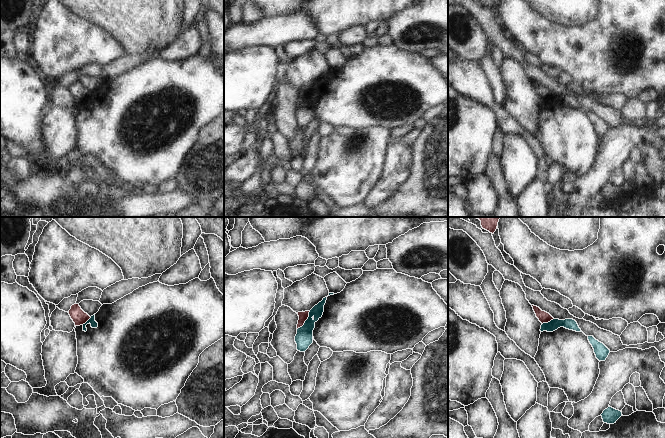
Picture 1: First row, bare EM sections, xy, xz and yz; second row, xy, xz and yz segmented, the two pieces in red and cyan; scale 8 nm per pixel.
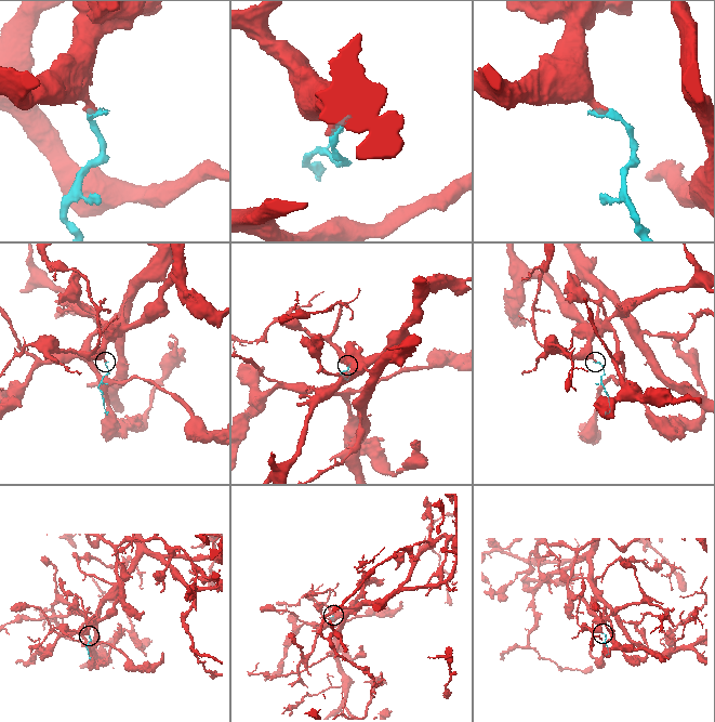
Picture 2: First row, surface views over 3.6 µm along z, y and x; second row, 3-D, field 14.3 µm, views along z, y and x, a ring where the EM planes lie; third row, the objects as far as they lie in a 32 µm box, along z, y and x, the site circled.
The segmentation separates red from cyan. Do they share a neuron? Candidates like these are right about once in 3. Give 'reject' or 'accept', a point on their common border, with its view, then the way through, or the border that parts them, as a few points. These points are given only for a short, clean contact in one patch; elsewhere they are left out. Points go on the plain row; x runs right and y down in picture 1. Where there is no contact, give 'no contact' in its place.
reject; contact xz (305, 96); border xz (310, 87), (305, 98), (297, 105)

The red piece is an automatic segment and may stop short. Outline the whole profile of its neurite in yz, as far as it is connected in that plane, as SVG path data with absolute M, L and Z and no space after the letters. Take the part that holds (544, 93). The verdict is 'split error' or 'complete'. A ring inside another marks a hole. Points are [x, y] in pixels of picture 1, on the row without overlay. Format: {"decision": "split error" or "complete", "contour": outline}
{"decision": "complete", "contour": "M532 81L533 86L536 90L536 93L539 95L539 97L543 100L543 99L548 99L551 96L553 96L554 94L547 88L542 87L539 83Z"}

